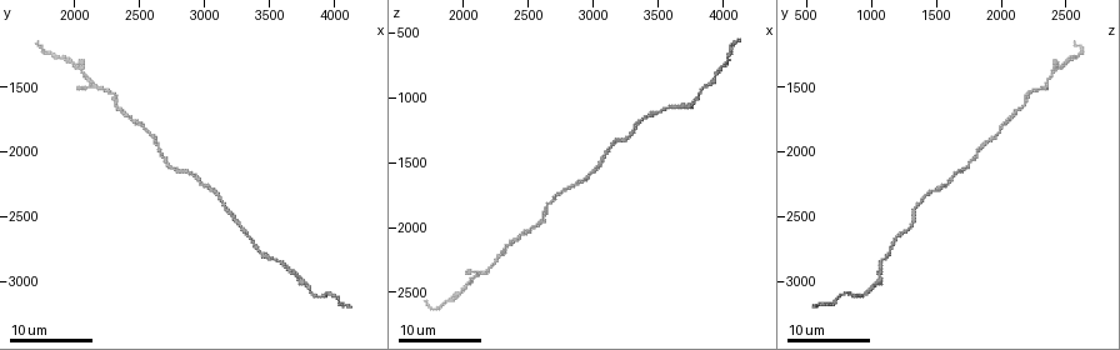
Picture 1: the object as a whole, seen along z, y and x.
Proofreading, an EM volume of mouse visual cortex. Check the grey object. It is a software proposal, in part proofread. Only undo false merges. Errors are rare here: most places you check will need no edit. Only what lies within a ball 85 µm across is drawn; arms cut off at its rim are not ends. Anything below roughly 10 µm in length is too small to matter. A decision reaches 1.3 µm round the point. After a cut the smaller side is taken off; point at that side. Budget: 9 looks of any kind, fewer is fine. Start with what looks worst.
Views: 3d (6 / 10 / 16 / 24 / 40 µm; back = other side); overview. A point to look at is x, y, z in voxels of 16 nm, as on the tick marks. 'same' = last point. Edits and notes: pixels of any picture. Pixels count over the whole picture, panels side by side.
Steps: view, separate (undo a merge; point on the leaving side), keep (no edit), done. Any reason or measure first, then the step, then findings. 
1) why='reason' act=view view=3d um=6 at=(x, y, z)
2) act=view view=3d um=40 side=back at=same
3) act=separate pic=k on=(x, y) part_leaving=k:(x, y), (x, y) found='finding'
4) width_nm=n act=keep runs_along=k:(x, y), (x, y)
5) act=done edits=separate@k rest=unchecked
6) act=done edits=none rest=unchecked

why='thick turns thin' act=view view=3d um=16 at=(3660, 2900, 1080)

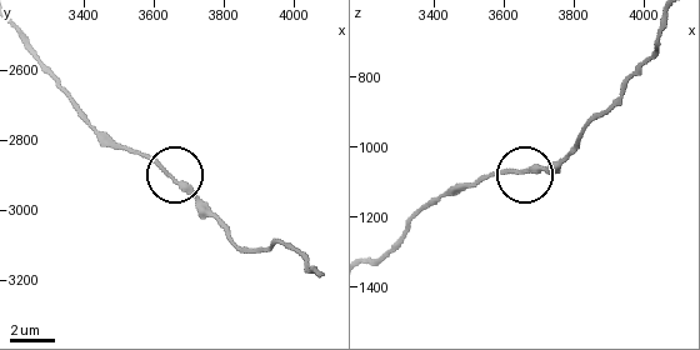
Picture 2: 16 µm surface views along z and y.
act=view view=3d um=6 at=(3650, 2900, 1070)

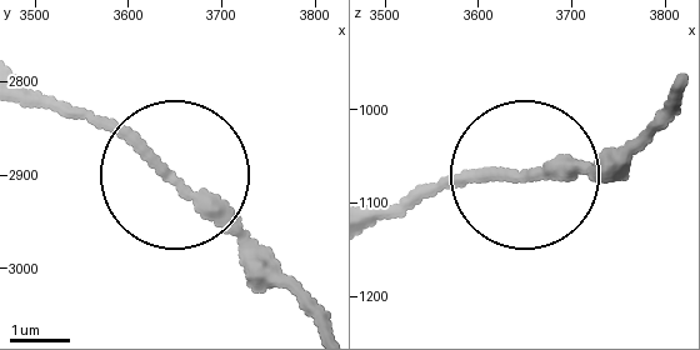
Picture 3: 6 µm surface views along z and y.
act=keep runs_along=3:(378, 221), (466, 183), (626, 168) found='continuous, no second neuron'

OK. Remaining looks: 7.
act=view view=3d um=16 at=(2320, 1640, 2140)

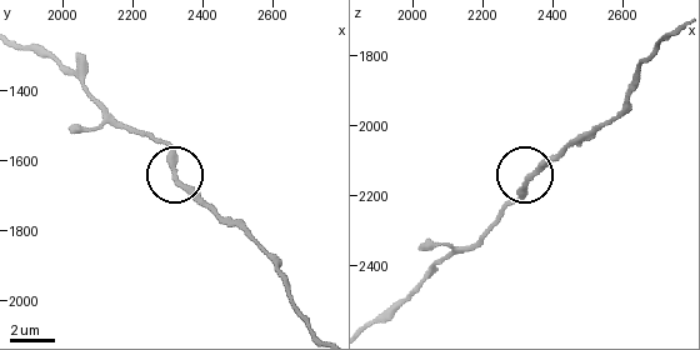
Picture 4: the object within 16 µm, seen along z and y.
act=view view=3d um=10 at=(2330, 1650, 2160)

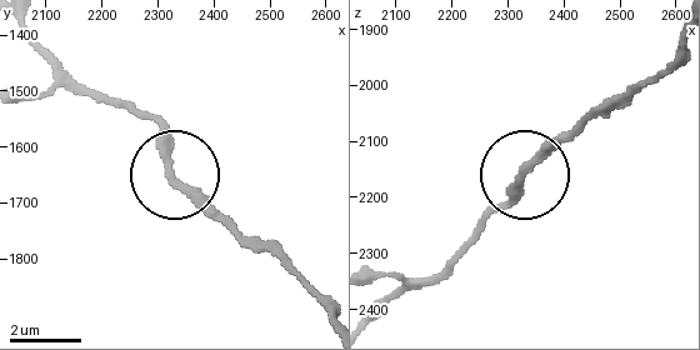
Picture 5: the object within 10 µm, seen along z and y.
act=keep found='continuous, no second neuron'

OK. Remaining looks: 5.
why='calibre changes' act=view view=3d um=24 at=(3400, 2720, 1160)

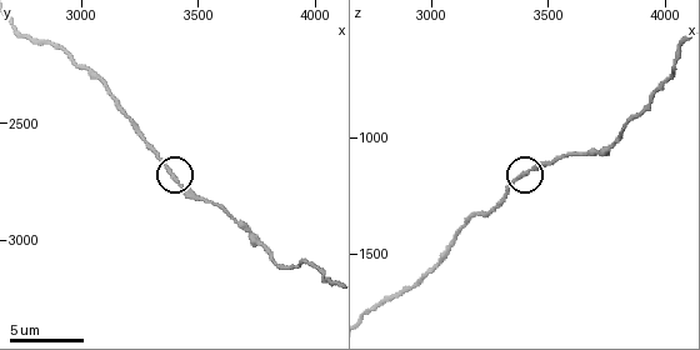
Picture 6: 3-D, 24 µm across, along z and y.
act=view view=3d um=6 at=(3390, 2740, 1150)

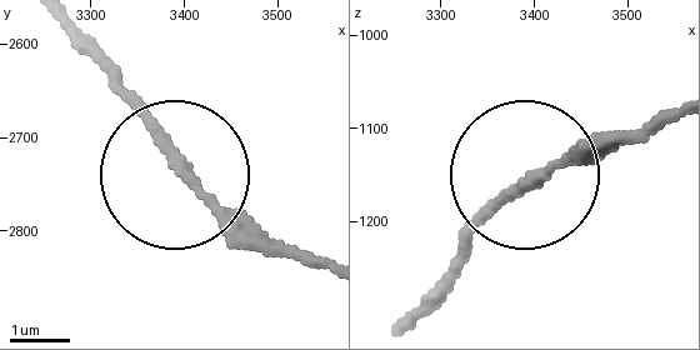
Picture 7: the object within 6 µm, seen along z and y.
act=keep runs_along=7:(410, 316), (520, 191), (630, 143) found='continuous, no second neuron'

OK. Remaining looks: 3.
act=view view=3d um=10 at=(2930, 2190, 1620)

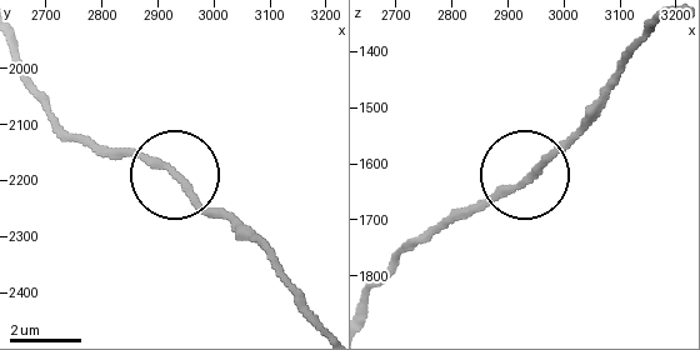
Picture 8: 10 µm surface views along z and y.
act=view view=3d um=6 at=(2940, 2195, 1625)

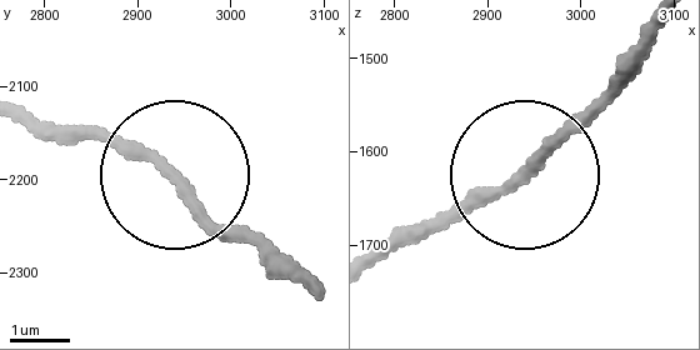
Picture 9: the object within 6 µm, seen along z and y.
act=keep runs_along=9:(518, 171), (418, 241) found='one neuron here'

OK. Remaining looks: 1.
act=done edits=none rest=unchecked

